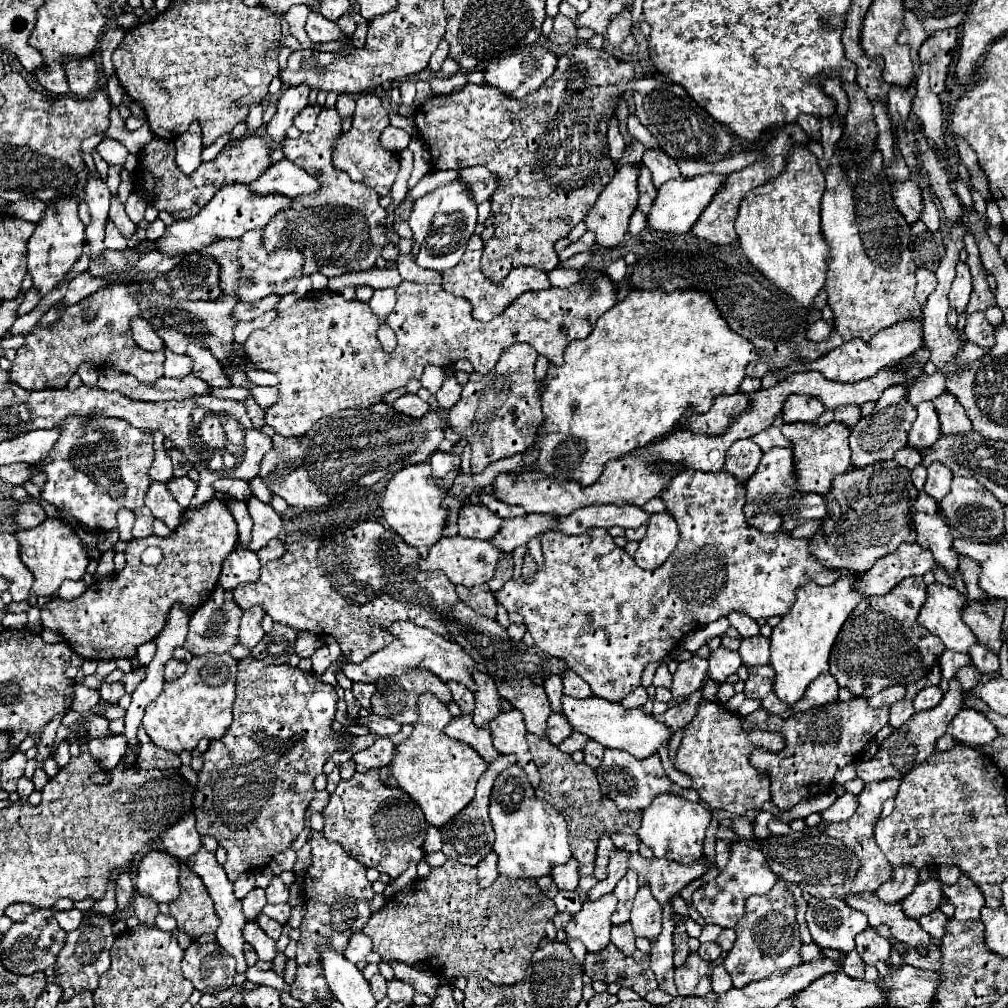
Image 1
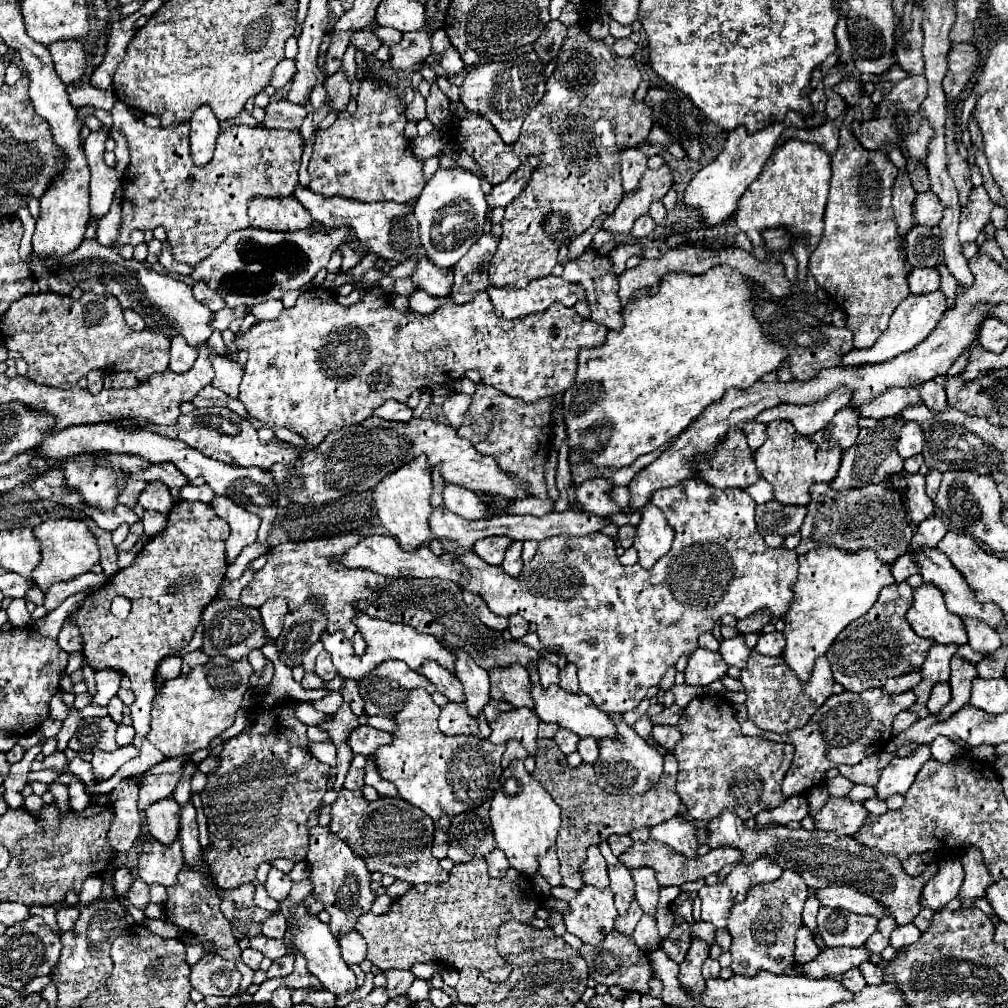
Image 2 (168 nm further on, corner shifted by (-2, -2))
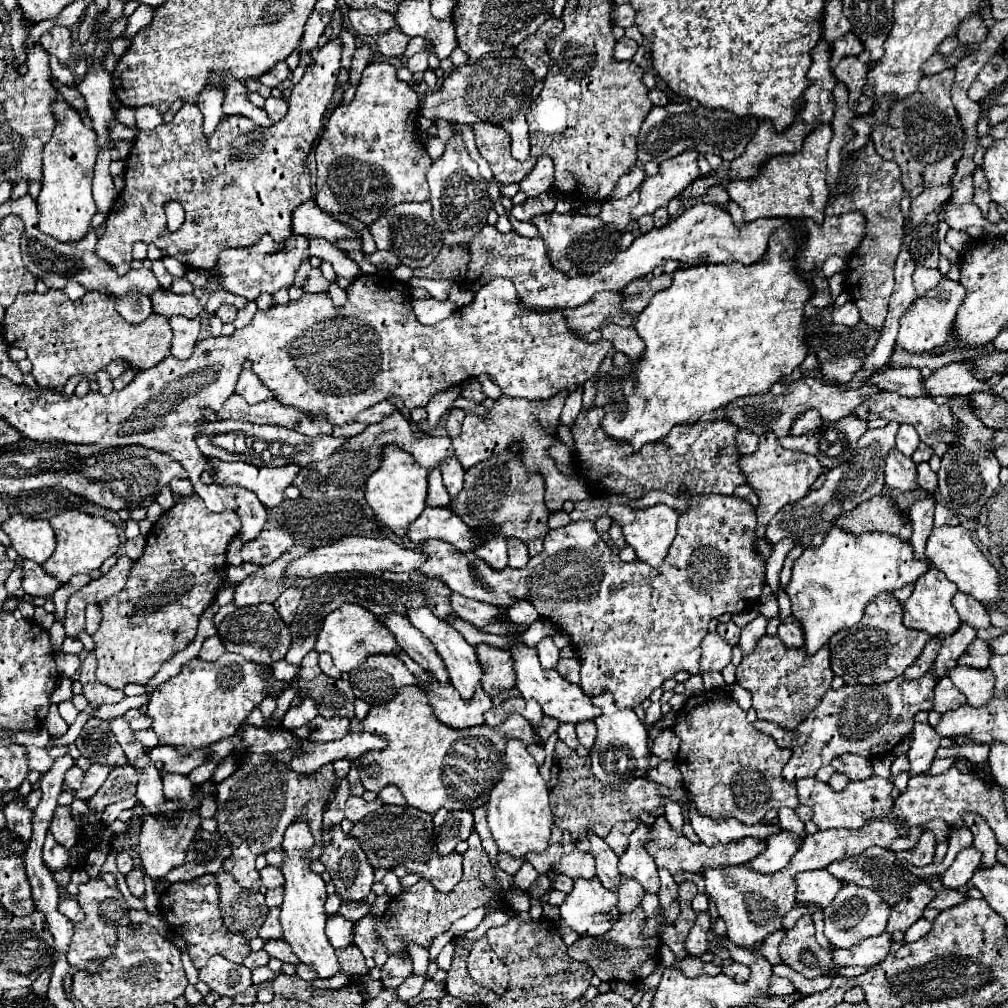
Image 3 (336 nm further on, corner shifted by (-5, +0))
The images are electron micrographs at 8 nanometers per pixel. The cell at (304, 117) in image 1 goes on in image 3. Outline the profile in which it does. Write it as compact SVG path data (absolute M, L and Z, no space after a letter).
M268 97L266 99L266 105L264 105L268 117L272 119L272 123L278 123L286 117L288 113L288 103L284 99L274 99L274 97Z

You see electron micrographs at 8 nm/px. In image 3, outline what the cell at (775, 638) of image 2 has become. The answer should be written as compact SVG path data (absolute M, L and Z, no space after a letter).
M792 617L786 623L780 623L778 637L788 647L802 647L802 629L798 629L798 623Z

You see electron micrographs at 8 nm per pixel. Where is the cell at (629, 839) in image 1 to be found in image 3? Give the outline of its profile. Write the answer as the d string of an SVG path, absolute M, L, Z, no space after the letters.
M634 819L634 821L626 821L626 823L622 823L622 825L616 825L608 835L606 835L606 843L608 843L608 847L620 857L626 849L628 849L628 837L632 835L632 831L640 825L642 821L638 821L638 819Z

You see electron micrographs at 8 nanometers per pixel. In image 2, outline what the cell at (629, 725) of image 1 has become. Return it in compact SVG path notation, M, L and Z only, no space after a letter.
M539 683L531 685L531 699L535 703L535 713L541 721L545 723L557 723L563 729L569 729L573 733L577 733L579 737L595 737L595 739L603 739L603 737L615 737L615 725L611 721L611 717L607 713L603 713L601 709L597 709L585 693L569 693L565 689L561 689L559 685L549 685L547 689L543 689Z

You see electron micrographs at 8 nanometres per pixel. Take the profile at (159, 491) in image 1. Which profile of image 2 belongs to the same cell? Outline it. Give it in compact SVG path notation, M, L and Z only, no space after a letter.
M145 511L143 515L143 525L145 525L145 535L153 537L159 531L163 531L163 525L167 523L167 515L157 513L157 511Z

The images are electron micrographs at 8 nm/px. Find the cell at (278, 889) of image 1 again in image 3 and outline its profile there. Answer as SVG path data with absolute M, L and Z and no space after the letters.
M264 867L260 871L260 877L262 877L262 883L268 887L268 889L274 889L274 887L284 887L284 875L278 867Z

